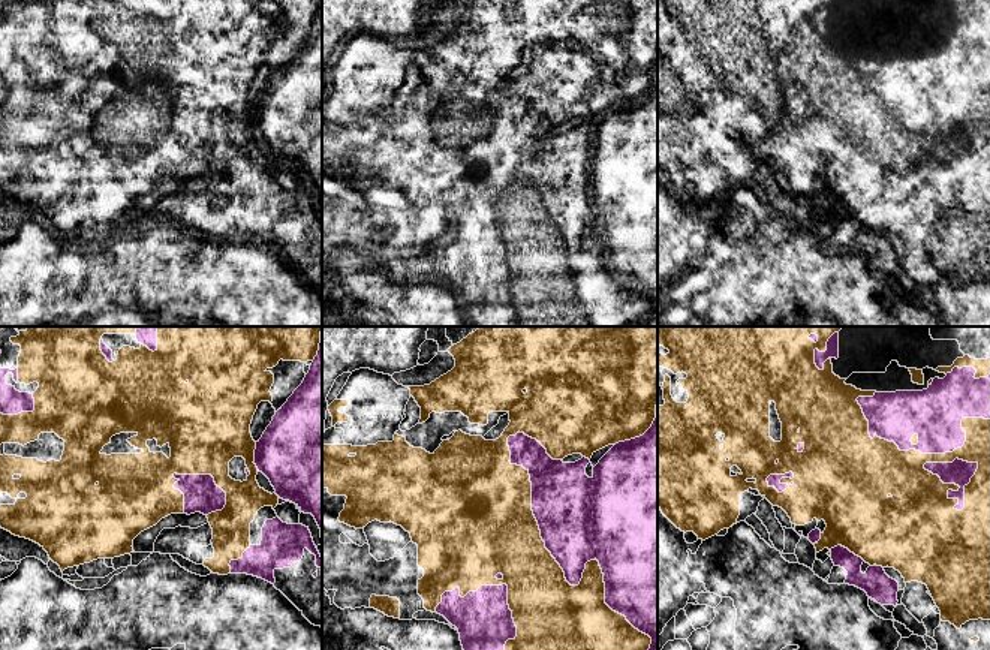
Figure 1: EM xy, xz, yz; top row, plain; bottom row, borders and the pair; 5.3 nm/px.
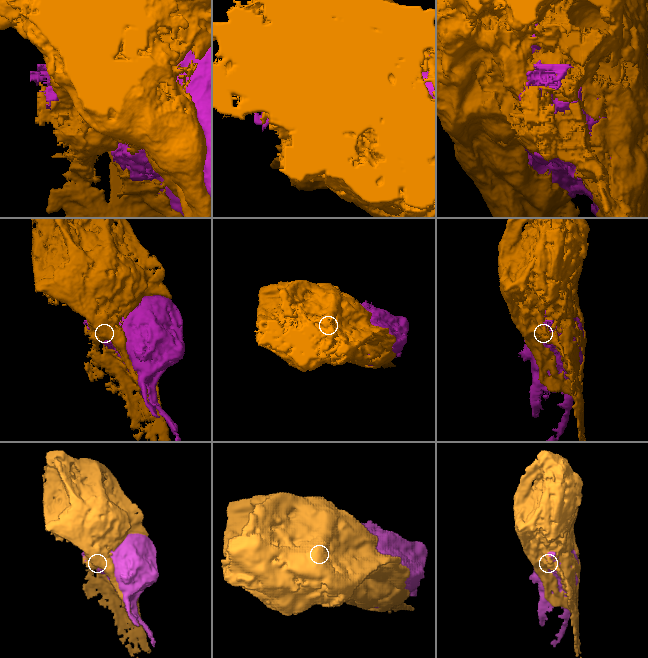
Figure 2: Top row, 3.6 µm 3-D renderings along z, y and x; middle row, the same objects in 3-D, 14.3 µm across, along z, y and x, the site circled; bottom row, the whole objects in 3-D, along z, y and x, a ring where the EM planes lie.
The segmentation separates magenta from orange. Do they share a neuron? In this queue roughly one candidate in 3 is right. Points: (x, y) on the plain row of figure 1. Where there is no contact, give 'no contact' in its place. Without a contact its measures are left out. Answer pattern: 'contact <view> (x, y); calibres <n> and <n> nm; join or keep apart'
contact xz (566, 244); calibres 320 and 460 nm; keep apart

